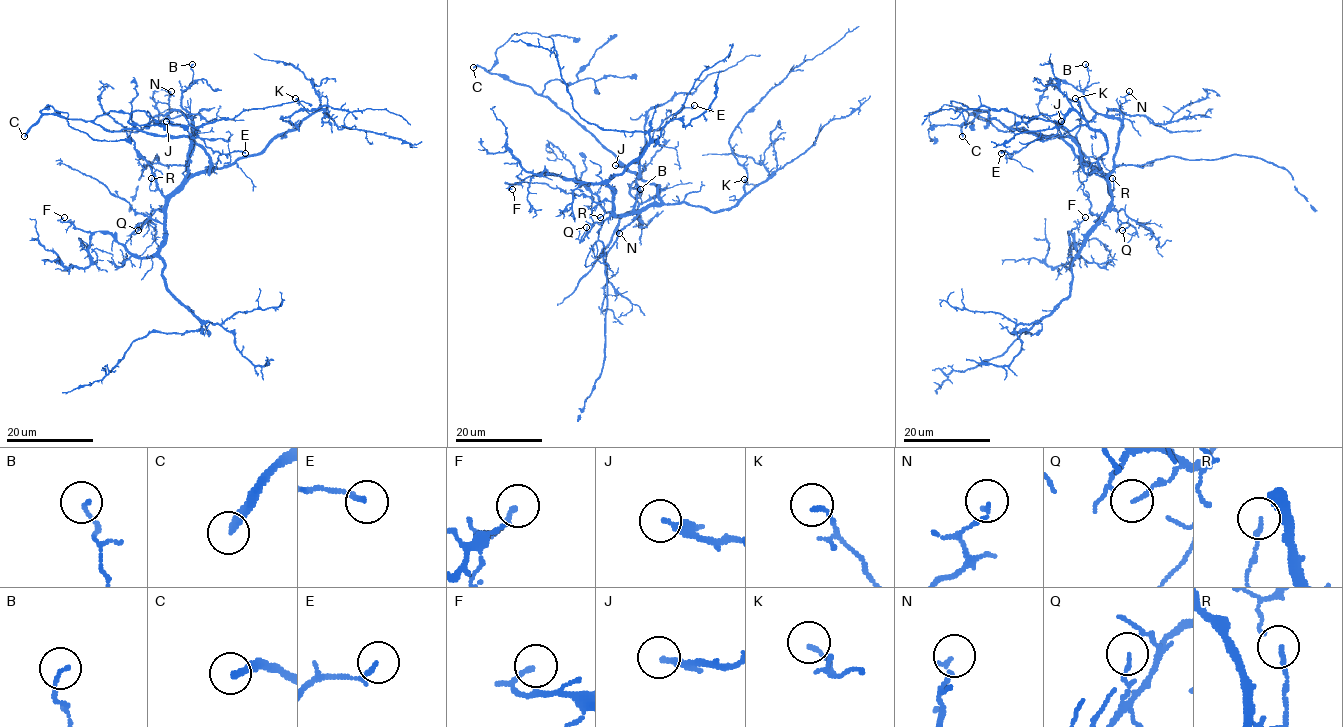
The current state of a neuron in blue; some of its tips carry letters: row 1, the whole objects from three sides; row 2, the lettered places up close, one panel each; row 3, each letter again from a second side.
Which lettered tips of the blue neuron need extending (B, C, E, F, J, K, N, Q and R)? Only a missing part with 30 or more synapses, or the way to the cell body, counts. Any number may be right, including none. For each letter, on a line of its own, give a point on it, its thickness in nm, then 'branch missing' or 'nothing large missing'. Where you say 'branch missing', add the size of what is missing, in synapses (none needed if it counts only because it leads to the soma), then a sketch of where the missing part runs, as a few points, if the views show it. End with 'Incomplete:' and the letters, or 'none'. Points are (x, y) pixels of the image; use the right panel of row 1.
B: (1085, 64) | 120 nm | nothing large missing
C: (962, 136) | 240 nm | branch missing | 180 syn
E: (1001, 153) | 150 nm | nothing large missing
F: (1085, 217) | 110 nm | nothing large missing
J: (1061, 121) | 240 nm | nothing large missing
K: (1075, 98) | 140 nm | nothing large missing
N: (1129, 91) | 150 nm | nothing large missing
Q: (1122, 230) | 110 nm | nothing large missing
R: (1112, 178) | 140 nm | nothing large missing
Incomplete: C

